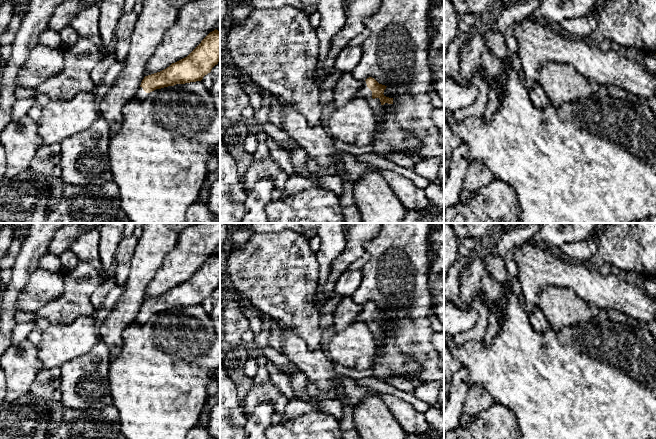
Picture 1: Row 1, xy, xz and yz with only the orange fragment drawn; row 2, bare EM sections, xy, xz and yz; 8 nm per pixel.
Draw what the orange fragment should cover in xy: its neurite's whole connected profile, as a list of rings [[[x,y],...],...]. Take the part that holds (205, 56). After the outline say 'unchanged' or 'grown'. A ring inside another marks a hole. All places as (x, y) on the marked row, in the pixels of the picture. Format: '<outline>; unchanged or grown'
[[[215,29],[187,57],[160,72],[145,76],[135,96],[146,99],[156,89],[201,81],[218,64],[219,58],[220,32]]]; grown

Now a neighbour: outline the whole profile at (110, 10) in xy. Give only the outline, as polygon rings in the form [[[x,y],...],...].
[[[101,0],[99,6],[99,32],[102,44],[101,51],[106,52],[107,46],[115,39],[115,29],[119,18],[123,14],[125,0]]]

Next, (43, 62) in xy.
[[[38,44],[19,70],[16,84],[18,87],[36,89],[49,77],[59,74],[63,68],[64,56],[61,48]]]

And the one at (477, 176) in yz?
[[[482,162],[471,163],[460,191],[460,201],[468,201],[472,194],[488,185],[493,179],[491,171]]]

